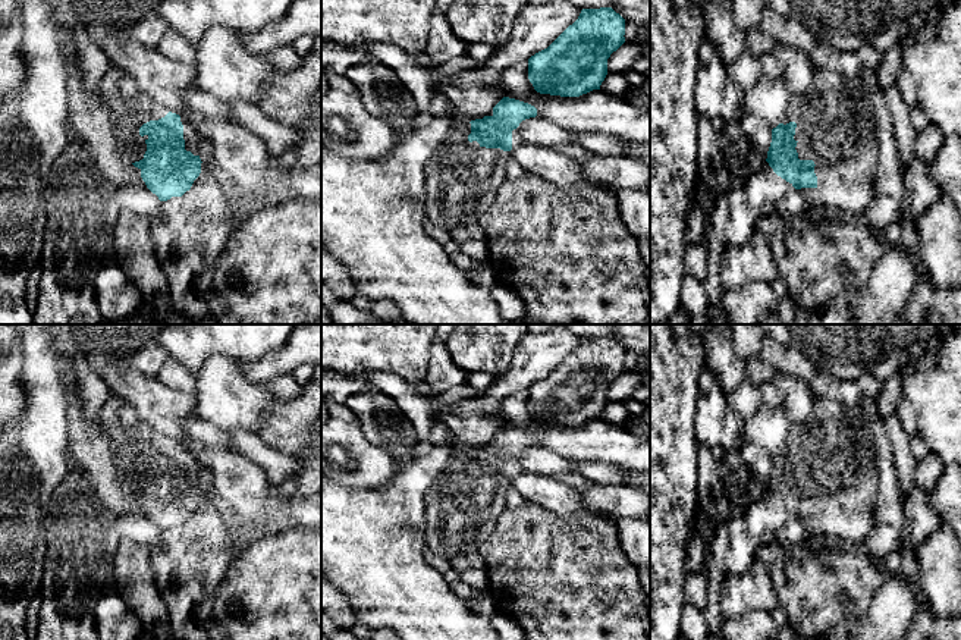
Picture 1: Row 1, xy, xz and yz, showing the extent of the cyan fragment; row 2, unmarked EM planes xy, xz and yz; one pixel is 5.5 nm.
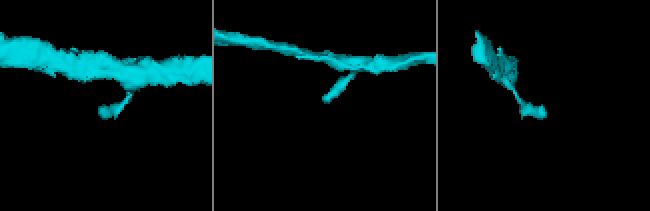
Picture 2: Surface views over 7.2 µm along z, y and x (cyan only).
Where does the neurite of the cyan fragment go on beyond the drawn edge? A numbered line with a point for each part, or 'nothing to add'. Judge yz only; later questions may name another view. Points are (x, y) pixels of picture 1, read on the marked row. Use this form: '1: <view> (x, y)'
1: yz (841, 141)

